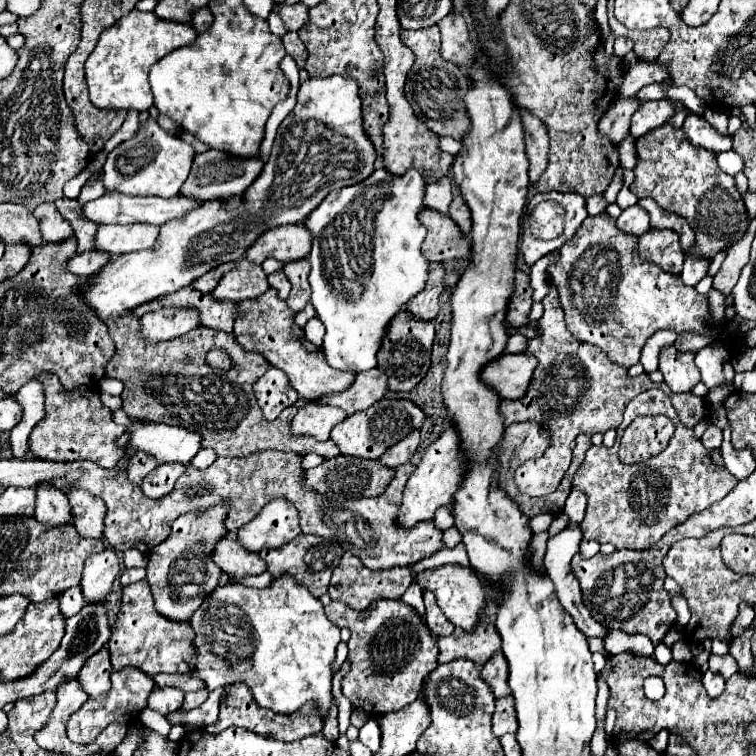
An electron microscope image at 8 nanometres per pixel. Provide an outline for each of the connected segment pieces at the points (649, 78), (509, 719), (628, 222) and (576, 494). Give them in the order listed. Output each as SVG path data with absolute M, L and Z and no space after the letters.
M638 61L632 69L624 73L624 79L618 87L618 97L634 97L636 91L650 83L668 81L668 71L656 61Z
M508 695L504 699L496 701L496 711L492 715L492 733L496 737L506 733L516 733L516 711L514 711L514 699Z
M632 205L628 209L622 211L622 215L616 219L618 229L630 235L642 235L650 229L650 219L648 219L648 211L642 209L640 205Z
M572 489L570 497L566 499L566 507L564 507L564 515L568 517L568 525L582 523L584 511L586 511L586 495L582 495L582 491L578 491L578 489Z

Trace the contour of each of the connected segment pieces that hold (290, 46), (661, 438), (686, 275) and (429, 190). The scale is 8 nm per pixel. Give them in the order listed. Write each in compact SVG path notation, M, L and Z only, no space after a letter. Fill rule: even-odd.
M288 31L288 33L282 37L282 43L284 43L284 47L286 47L286 53L288 53L288 55L292 55L292 57L294 57L294 61L296 61L296 65L302 69L302 67L306 65L308 51L306 51L304 43L300 41L298 33L290 33L290 31Z
M662 415L636 417L624 431L620 441L622 463L638 463L650 459L666 449L674 423Z
M686 258L681 272L685 285L696 286L706 275L710 263L705 258Z
M442 177L440 181L430 183L426 187L424 199L426 199L426 207L428 209L434 209L434 211L438 211L442 215L448 215L448 207L450 207L450 203L454 199L454 195L452 195L452 181L448 177Z

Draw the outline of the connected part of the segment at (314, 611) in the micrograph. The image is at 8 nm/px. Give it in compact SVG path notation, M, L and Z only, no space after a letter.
M290 575L274 579L266 589L254 589L244 585L224 585L202 603L198 611L190 617L194 627L194 645L198 647L196 671L202 681L212 689L246 683L260 707L272 709L280 715L294 715L304 705L314 705L318 717L326 719L332 707L332 677L336 645L340 643L340 629L326 619L320 599L312 597L304 585L294 583Z

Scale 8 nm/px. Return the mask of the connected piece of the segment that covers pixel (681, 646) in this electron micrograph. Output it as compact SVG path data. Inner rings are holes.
M685 639L679 640L675 645L672 646L673 660L684 663L689 663L693 659L691 653L690 644Z

